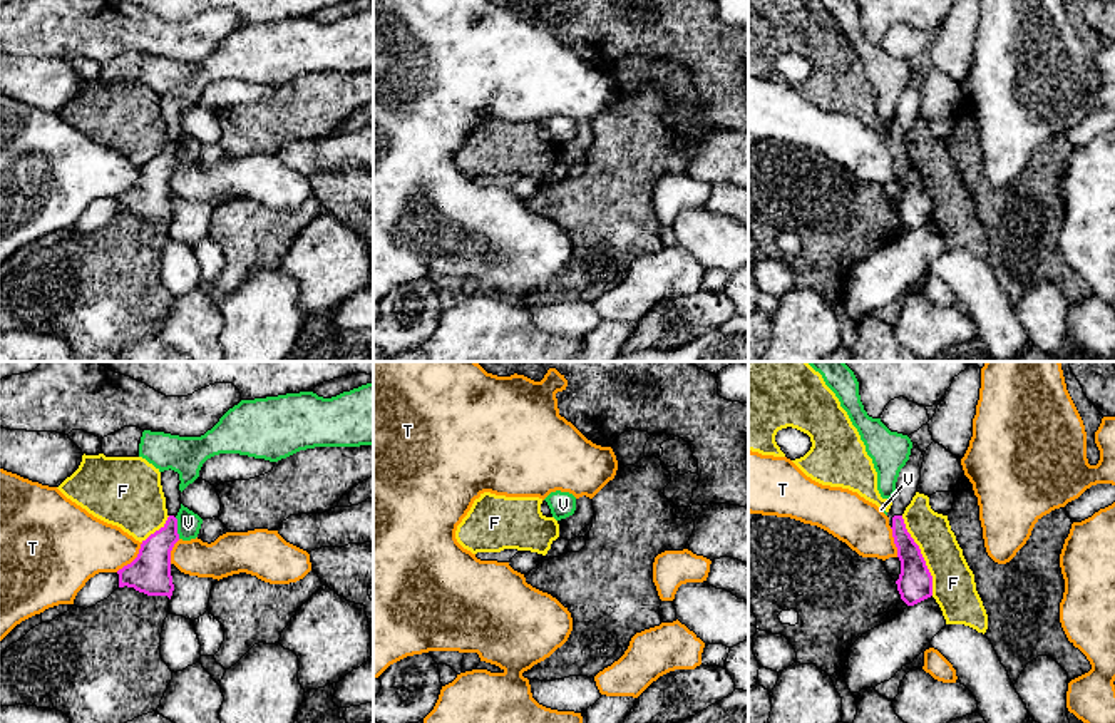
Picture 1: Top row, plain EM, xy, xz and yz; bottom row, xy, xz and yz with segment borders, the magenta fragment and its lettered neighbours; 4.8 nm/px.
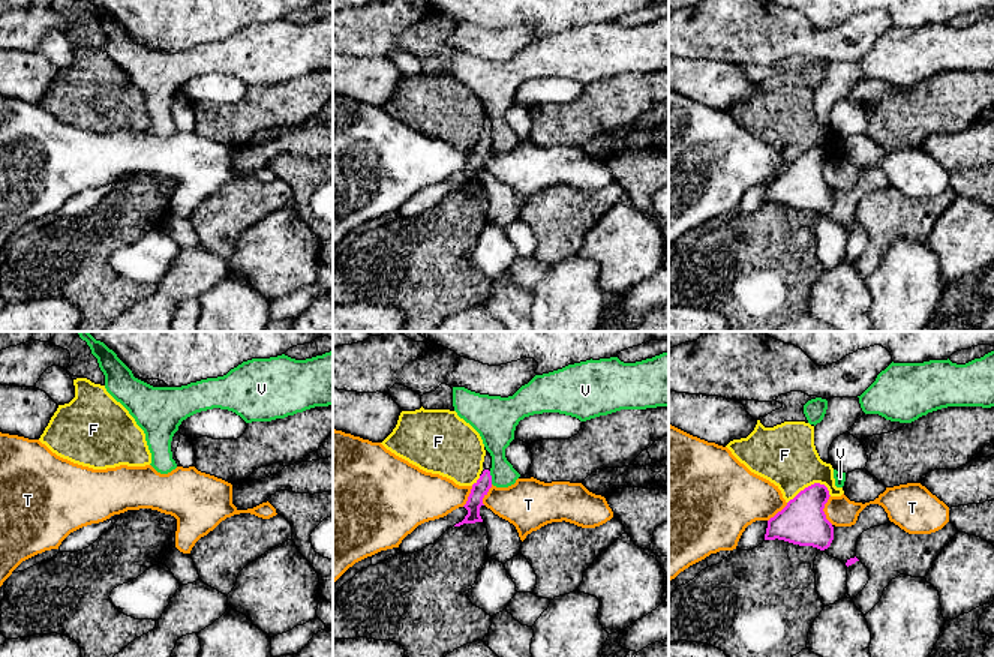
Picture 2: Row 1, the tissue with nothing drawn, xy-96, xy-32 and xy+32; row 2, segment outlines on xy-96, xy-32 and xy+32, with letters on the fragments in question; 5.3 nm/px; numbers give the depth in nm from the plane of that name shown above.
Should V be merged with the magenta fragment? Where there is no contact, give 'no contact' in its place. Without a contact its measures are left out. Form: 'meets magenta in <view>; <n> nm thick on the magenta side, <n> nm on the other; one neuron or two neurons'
meets magenta in xy; 190 nm thick on the magenta side, 110 nm on the other; two neurons

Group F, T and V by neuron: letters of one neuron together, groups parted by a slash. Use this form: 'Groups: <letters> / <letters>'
Groups: F / T / V

